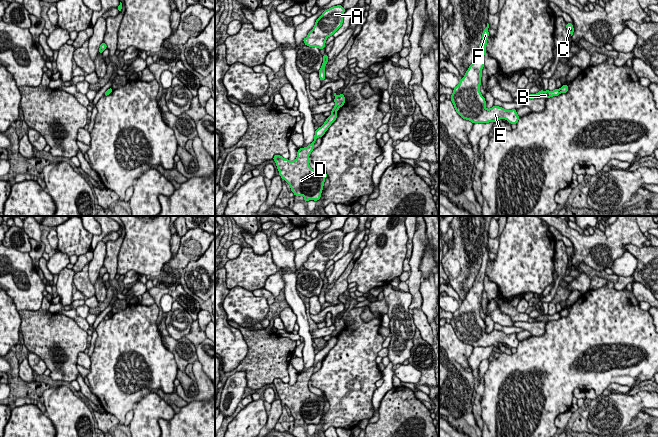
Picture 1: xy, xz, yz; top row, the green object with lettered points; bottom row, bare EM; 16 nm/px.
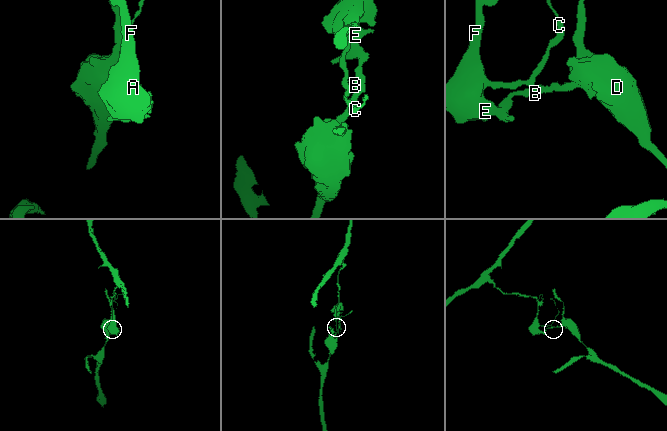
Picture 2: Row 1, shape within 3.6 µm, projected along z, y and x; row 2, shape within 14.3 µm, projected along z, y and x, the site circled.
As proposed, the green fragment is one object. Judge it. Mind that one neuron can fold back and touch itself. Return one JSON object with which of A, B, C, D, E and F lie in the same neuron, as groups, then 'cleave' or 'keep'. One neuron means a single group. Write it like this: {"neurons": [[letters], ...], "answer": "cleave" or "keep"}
{"neurons": [["A", "B", "C", "E", "F"], ["D"]], "answer": "cleave"}

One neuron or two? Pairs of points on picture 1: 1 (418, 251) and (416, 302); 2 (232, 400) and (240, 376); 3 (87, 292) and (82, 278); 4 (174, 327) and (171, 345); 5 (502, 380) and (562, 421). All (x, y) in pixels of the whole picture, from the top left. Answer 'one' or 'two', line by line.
1: one
2: one
3: one
4: two
5: two

